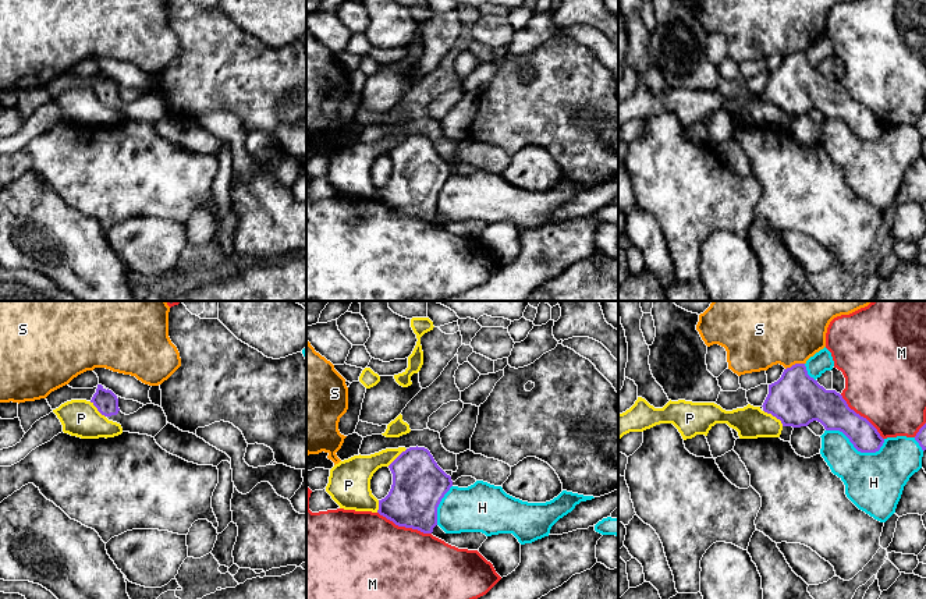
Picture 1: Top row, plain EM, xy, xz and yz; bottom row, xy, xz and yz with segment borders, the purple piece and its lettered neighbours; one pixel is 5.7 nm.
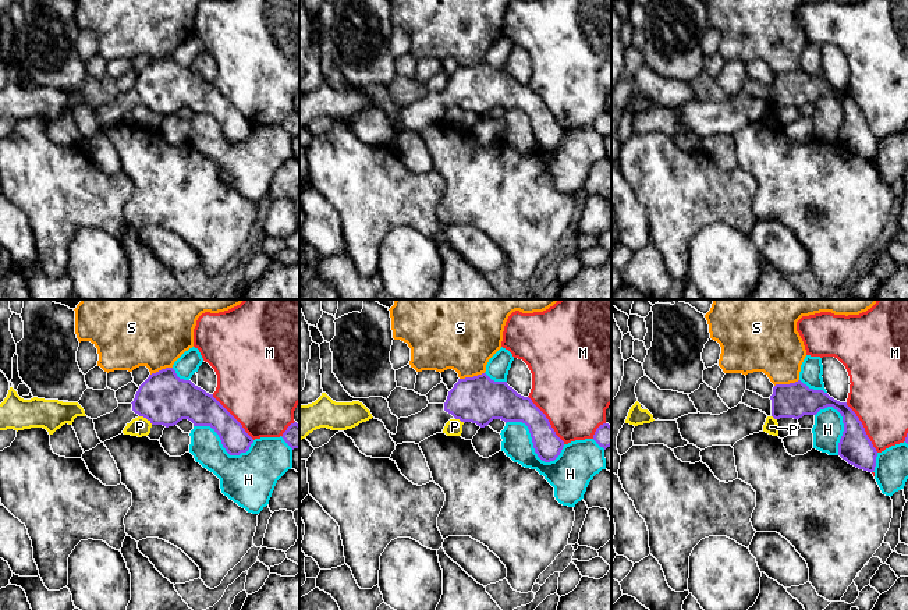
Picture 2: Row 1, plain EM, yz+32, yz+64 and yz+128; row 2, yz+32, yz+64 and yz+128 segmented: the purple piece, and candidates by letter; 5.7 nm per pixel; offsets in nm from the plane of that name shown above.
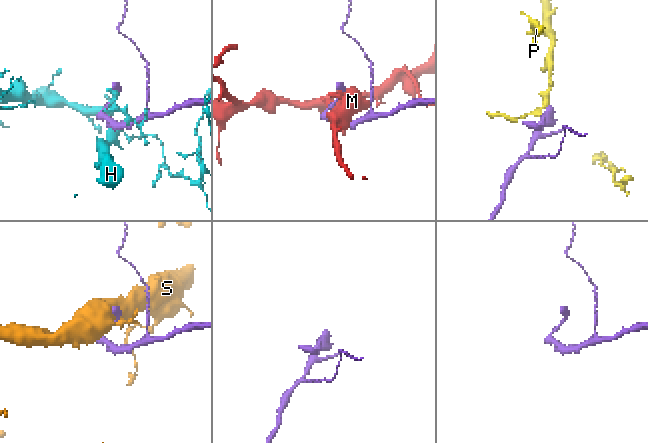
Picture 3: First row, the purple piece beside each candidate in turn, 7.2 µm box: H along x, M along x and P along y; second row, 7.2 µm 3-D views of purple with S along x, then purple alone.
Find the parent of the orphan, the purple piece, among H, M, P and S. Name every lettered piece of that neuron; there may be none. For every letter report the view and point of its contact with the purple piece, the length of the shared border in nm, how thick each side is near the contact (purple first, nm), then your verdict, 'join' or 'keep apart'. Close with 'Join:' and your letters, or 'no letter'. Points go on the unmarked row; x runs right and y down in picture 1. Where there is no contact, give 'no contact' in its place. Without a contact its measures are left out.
H: yz (855, 135) | 360 nm | 190/340 nm | keep apart
M: xz (404, 213) | 340 nm | 300/480 nm | keep apart
P: yz (774, 103) | 150 nm | 300/190 nm | keep apart
S: yz (795, 52) | 120 nm | 300/320 nm | keep apart
Join: no letter

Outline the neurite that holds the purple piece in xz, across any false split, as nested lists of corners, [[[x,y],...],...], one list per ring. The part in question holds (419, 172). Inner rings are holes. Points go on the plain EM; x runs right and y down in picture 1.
[[[418,134],[402,139],[389,156],[393,162],[393,173],[389,182],[379,188],[377,201],[398,215],[432,221],[437,213],[437,195],[453,174],[451,164],[437,153],[427,137]]]

